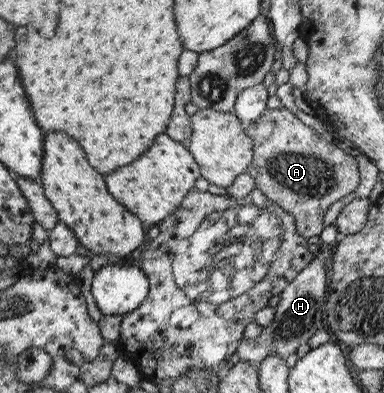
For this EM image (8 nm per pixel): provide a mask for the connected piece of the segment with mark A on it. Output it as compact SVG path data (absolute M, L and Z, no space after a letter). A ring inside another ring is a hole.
M266 107L255 122L245 126L244 133L252 143L253 156L246 173L254 180L254 189L292 217L299 235L319 235L327 208L359 185L354 157L321 139L283 107Z

